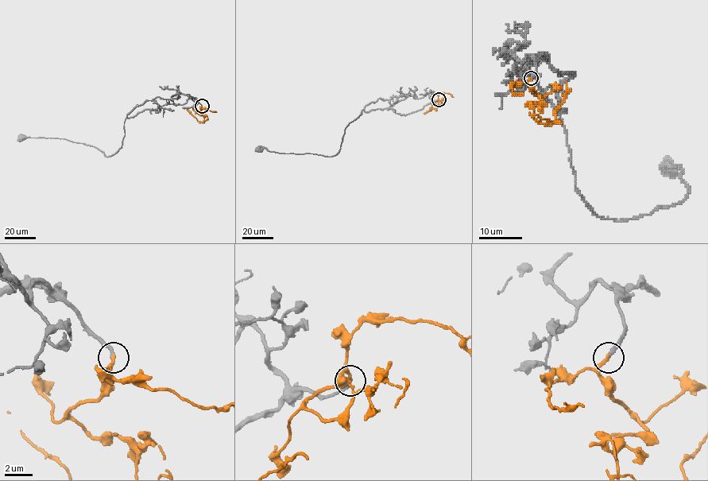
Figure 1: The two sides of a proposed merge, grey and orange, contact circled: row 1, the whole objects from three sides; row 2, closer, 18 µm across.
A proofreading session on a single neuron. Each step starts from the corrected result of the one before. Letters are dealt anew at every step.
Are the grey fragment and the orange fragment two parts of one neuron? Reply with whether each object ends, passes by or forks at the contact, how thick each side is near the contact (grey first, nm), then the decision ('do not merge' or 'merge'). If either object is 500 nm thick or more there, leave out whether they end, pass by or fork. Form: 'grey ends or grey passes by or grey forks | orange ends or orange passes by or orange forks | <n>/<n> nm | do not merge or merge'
grey ends | orange ends | 240/280 nm | merge

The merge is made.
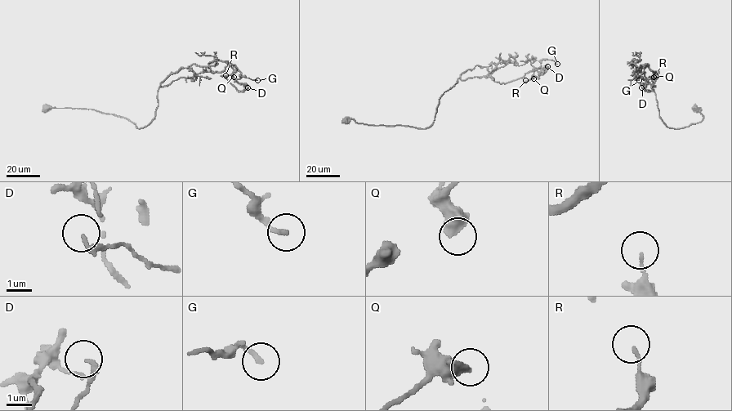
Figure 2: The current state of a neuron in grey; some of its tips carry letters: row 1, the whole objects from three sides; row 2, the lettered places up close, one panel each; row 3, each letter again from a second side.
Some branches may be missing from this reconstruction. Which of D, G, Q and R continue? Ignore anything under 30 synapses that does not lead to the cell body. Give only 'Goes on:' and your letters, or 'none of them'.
Goes on: none of them

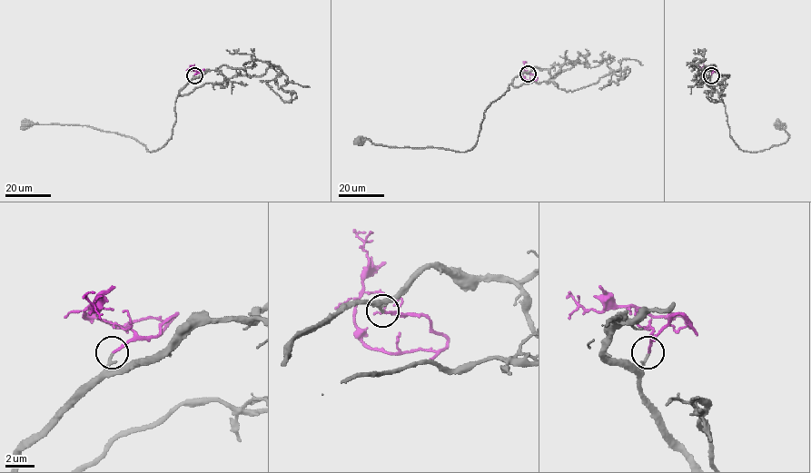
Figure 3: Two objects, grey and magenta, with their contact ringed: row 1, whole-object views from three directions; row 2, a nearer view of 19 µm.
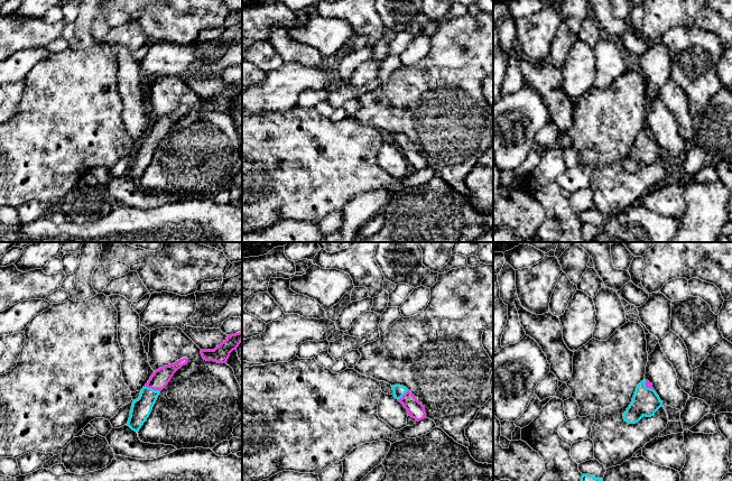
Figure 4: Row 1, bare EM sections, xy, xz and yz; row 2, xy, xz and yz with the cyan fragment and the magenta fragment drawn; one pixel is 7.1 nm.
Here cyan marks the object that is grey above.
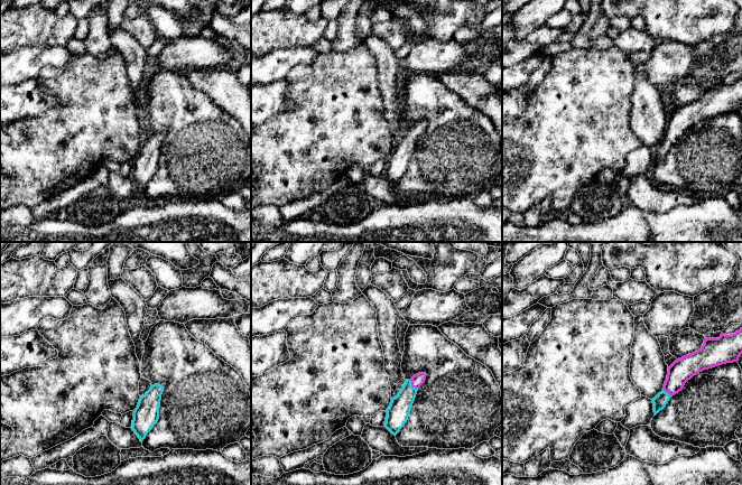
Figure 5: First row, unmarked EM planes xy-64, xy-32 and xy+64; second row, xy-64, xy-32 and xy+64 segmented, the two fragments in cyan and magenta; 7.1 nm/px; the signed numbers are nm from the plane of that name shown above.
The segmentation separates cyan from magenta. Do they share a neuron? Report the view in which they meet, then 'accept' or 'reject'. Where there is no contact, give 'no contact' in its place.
meets cyan in xy; accept

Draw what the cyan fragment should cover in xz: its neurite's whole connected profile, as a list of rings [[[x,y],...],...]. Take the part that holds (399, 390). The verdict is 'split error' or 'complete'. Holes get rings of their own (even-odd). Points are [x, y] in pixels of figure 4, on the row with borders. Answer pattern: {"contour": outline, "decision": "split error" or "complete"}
{"contour": [[[391,386],[393,390],[393,397],[404,405],[408,415],[419,422],[426,418],[425,408],[421,403],[404,386]]], "decision": "split error"}

